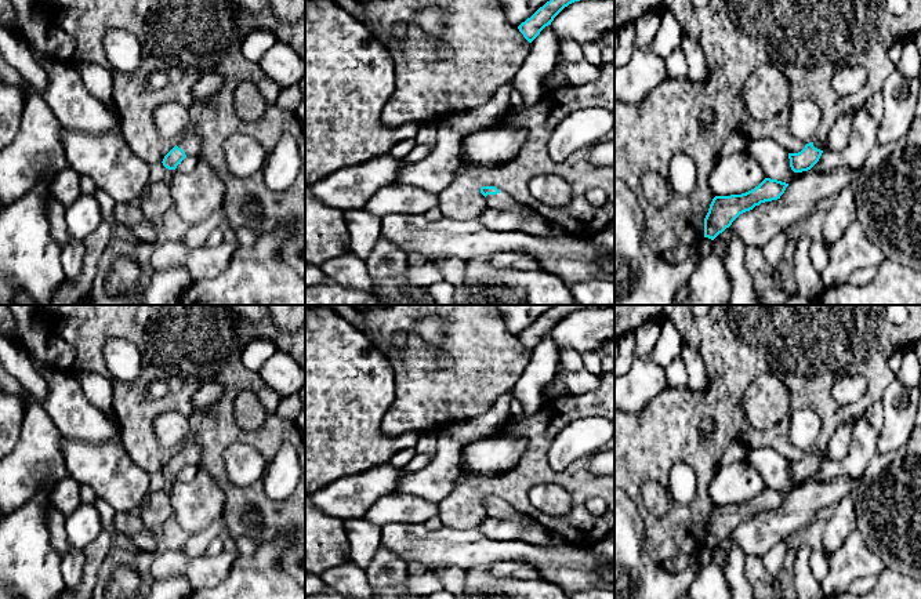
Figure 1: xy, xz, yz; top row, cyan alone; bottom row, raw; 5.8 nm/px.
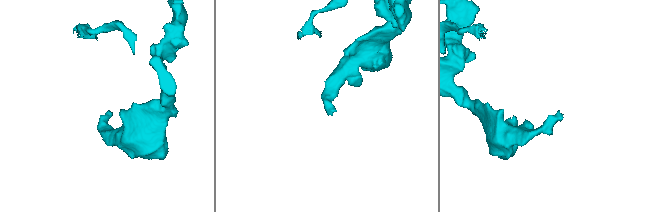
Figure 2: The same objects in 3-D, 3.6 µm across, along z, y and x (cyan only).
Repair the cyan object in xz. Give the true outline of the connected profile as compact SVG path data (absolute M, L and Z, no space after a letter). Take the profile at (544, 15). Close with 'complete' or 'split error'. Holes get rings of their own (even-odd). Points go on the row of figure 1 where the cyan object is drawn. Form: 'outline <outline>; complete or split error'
outline M550 0L540 7L530 18L522 22L518 29L523 37L532 43L540 32L551 25L554 18L569 4L580 0Z; complete

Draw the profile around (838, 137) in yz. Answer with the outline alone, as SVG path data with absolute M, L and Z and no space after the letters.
M851 113L838 116L828 132L827 149L833 152L841 152L845 149L849 142L849 134L852 131L852 120L853 115Z

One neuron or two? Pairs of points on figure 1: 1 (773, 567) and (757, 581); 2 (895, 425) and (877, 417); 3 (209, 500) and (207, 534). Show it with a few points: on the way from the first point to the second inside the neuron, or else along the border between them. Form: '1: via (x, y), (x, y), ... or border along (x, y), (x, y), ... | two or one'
1: border along (761, 558), (765, 569), (773, 576) | two
2: border along (880, 400), (883, 427), (878, 431) | two
3: border along (220, 516), (203, 530), (191, 536) | two

